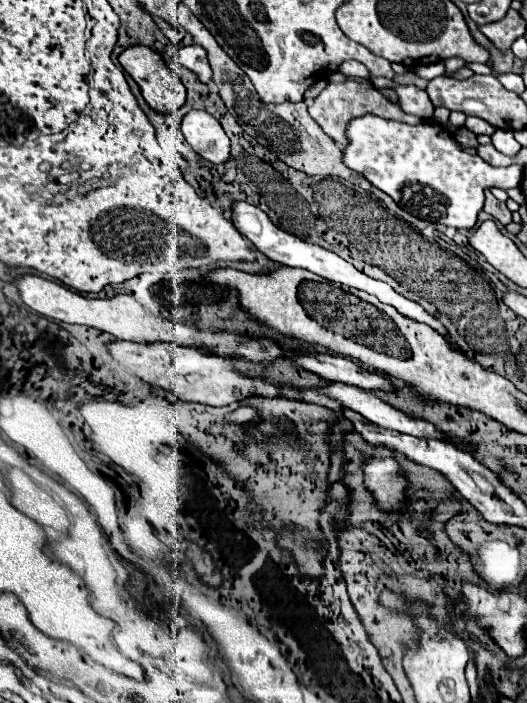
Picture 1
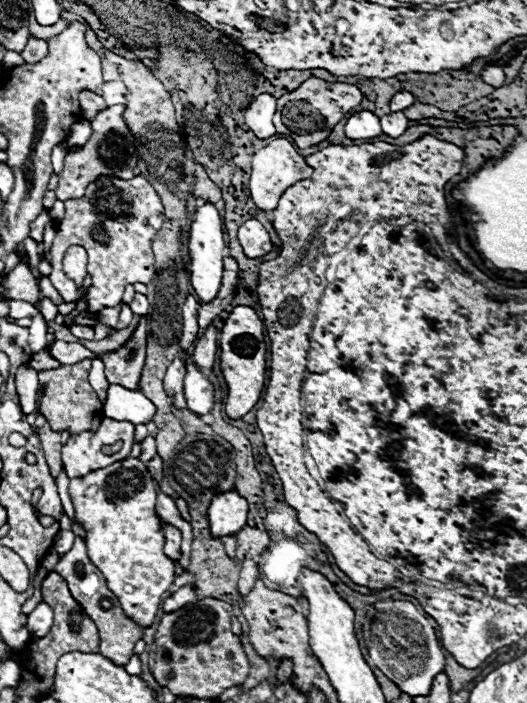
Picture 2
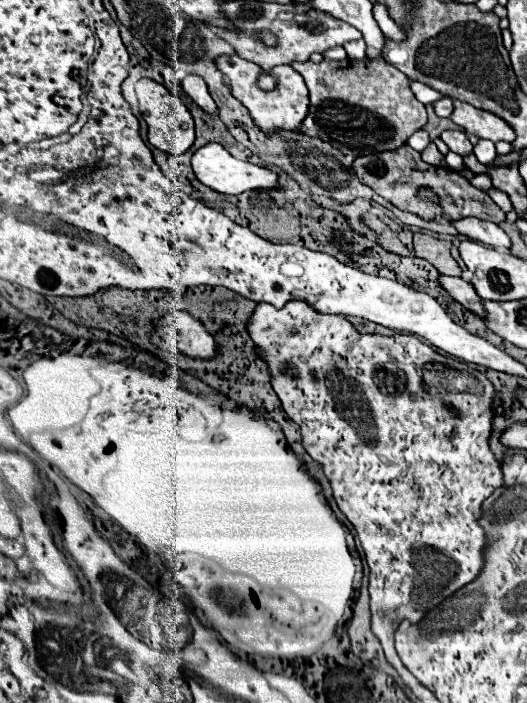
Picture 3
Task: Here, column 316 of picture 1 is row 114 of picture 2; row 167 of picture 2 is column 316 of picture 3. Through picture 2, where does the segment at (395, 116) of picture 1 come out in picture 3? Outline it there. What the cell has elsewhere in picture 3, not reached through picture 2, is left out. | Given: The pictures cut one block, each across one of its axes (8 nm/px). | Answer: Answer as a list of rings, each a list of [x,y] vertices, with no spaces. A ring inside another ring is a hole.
[[[324,60],[320,64],[314,62],[294,62],[292,64],[306,80],[306,86],[310,90],[310,106],[308,114],[302,122],[302,130],[306,130],[308,136],[320,138],[334,148],[338,148],[344,156],[358,158],[362,154],[372,152],[384,152],[384,150],[396,150],[398,146],[406,144],[406,140],[420,130],[426,124],[426,108],[422,102],[416,100],[408,86],[408,78],[396,70],[392,64],[384,60]]]

